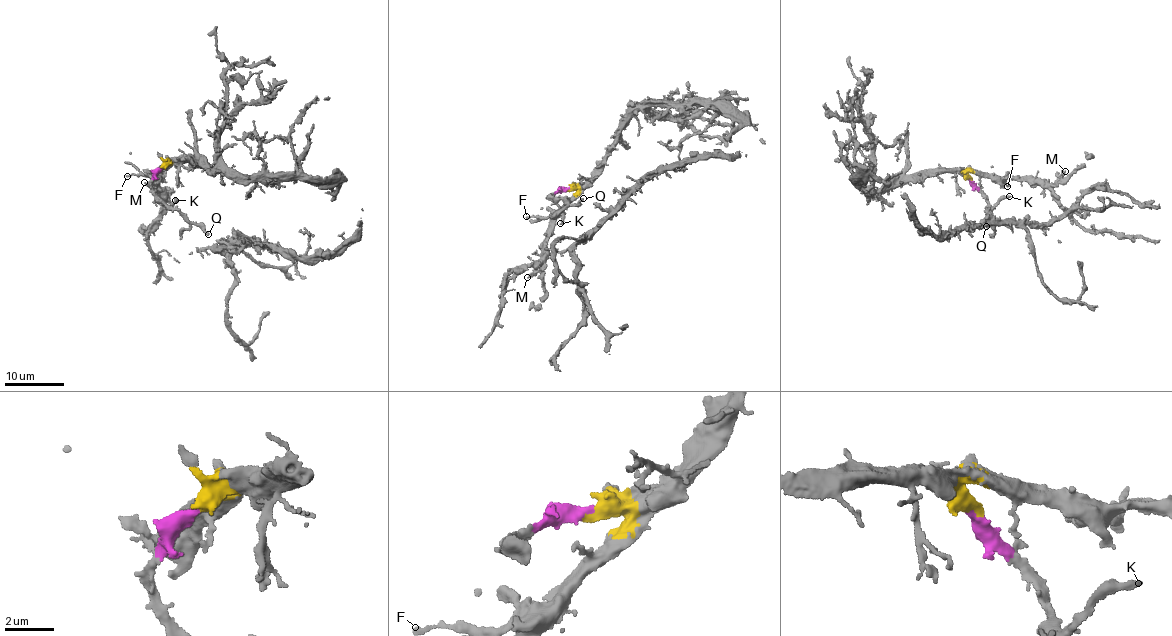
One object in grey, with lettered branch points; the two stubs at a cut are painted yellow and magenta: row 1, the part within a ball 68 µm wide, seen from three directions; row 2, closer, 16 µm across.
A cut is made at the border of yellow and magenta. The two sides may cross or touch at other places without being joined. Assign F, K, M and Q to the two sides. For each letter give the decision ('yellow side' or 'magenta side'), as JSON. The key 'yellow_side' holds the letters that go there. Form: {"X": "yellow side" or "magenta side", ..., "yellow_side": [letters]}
{"F": "yellow side", "K": "magenta side", "M": "yellow side", "Q": "magenta side", "yellow_side": ["F", "M"]}

